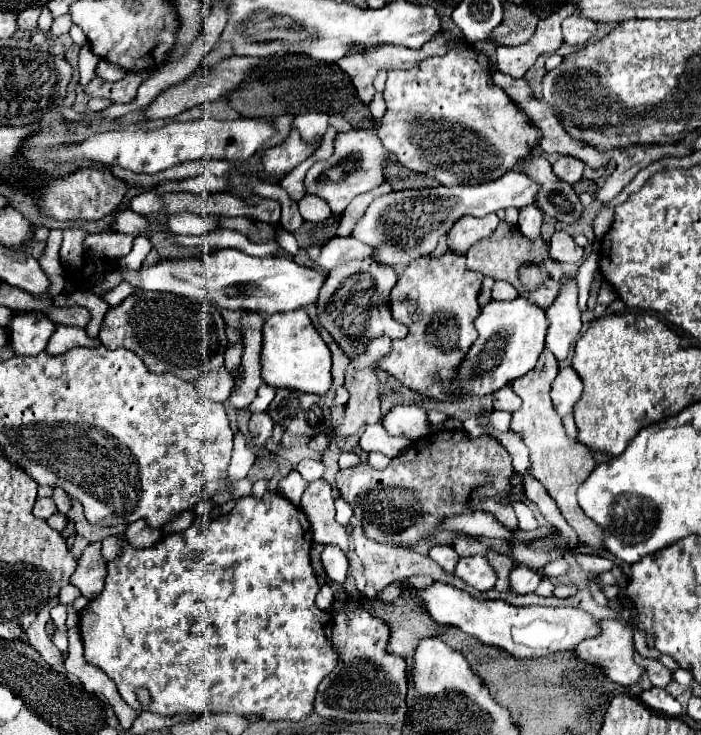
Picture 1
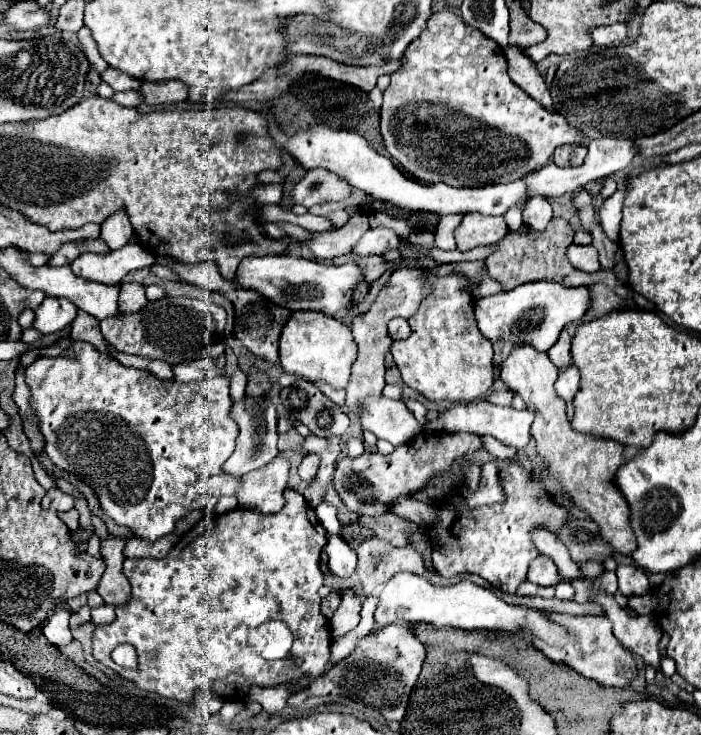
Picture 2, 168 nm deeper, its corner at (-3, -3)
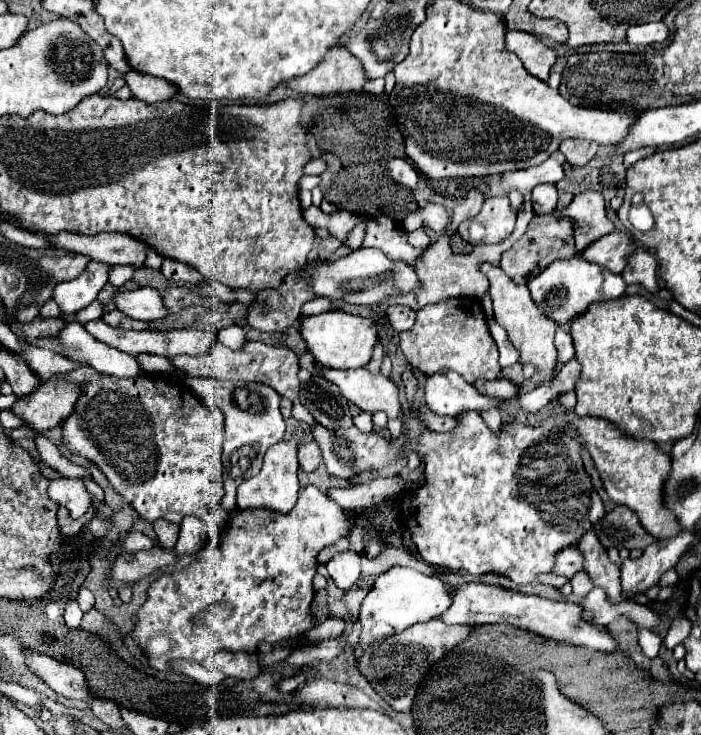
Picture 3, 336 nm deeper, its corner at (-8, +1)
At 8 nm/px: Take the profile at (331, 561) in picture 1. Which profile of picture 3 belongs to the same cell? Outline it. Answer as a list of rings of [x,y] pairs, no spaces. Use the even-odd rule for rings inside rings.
[[[346,550],[342,554],[336,554],[328,564],[328,574],[334,580],[334,584],[340,590],[348,590],[360,576],[360,558],[362,554]]]

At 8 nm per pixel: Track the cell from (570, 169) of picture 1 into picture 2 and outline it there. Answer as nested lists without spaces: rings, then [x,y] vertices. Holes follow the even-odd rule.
[[[569,144],[569,146],[559,146],[555,150],[553,162],[561,168],[569,168],[569,166],[581,166],[581,162],[585,160],[585,146],[577,146],[577,144]]]

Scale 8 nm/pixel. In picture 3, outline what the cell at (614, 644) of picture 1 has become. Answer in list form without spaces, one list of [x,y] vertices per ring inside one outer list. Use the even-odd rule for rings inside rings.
[[[478,582],[460,584],[452,592],[454,594],[450,608],[442,616],[438,616],[444,624],[512,624],[558,642],[570,642],[574,646],[590,650],[614,652],[614,638],[606,632],[606,628],[594,626],[592,622],[584,620],[580,604],[550,600],[542,596],[526,596],[514,590]]]

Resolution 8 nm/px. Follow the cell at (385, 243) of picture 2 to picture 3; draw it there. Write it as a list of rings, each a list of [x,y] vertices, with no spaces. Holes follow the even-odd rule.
[[[428,202],[424,208],[418,208],[416,212],[408,214],[402,222],[402,228],[406,232],[412,232],[412,230],[418,230],[422,226],[428,226],[432,228],[434,232],[442,232],[450,222],[450,216],[448,216],[448,210],[440,204],[434,204],[434,202]]]

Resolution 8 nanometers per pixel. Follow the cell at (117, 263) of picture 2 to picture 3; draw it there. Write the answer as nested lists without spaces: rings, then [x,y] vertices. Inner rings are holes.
[[[90,262],[90,266],[74,280],[62,282],[54,288],[54,300],[58,302],[62,314],[74,314],[96,300],[98,292],[108,282],[108,264]]]

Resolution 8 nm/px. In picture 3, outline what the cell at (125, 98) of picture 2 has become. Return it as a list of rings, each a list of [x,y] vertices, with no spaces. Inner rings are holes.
[[[130,70],[124,78],[130,90],[134,92],[134,96],[144,102],[164,102],[176,94],[176,86],[166,82],[164,78],[146,76],[138,70]]]

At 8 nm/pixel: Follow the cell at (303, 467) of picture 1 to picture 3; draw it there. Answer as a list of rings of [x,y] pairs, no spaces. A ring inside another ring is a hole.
[[[314,440],[300,442],[298,444],[298,460],[300,460],[300,466],[302,466],[304,472],[314,472],[320,466],[320,462],[322,462],[318,444]]]

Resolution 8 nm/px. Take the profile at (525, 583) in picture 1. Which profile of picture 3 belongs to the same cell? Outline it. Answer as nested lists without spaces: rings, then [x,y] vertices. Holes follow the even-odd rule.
[[[568,546],[566,550],[562,550],[562,554],[558,554],[554,572],[564,574],[566,578],[572,578],[582,568],[584,568],[584,554],[578,550],[578,546]]]

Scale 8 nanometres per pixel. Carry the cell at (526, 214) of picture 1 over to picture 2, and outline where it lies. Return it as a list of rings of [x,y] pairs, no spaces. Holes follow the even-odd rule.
[[[529,198],[529,202],[523,206],[523,222],[537,232],[543,232],[547,228],[551,216],[553,208],[547,198]]]

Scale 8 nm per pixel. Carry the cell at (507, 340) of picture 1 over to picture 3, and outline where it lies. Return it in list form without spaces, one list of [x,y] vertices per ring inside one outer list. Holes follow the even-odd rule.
[[[576,254],[570,260],[552,262],[542,274],[538,274],[536,278],[532,278],[528,282],[528,288],[532,292],[534,302],[538,304],[540,310],[544,310],[544,314],[550,314],[550,318],[554,318],[554,322],[566,324],[566,322],[574,320],[576,316],[584,314],[590,304],[622,296],[626,290],[626,282],[620,274],[614,274],[600,264],[586,262],[580,254]]]

